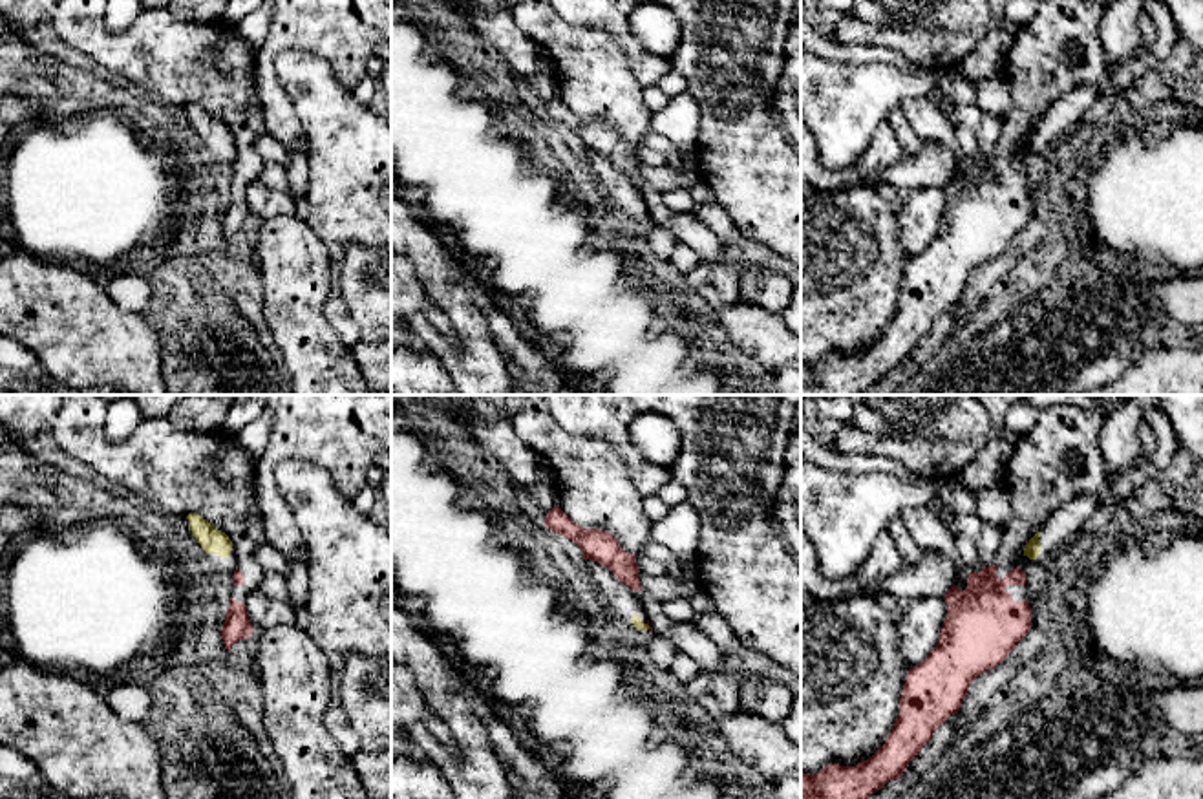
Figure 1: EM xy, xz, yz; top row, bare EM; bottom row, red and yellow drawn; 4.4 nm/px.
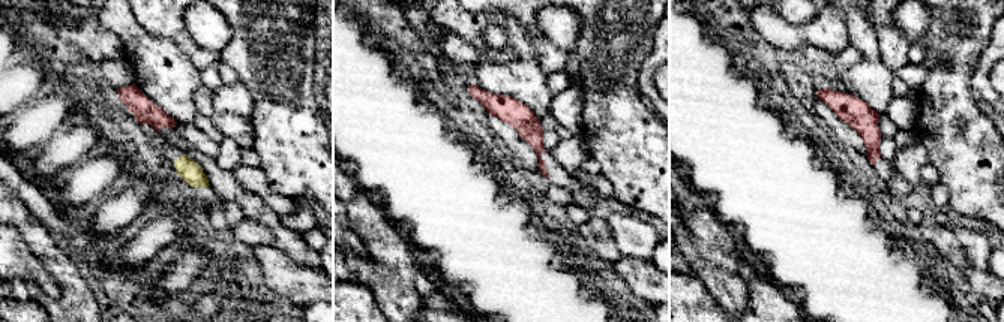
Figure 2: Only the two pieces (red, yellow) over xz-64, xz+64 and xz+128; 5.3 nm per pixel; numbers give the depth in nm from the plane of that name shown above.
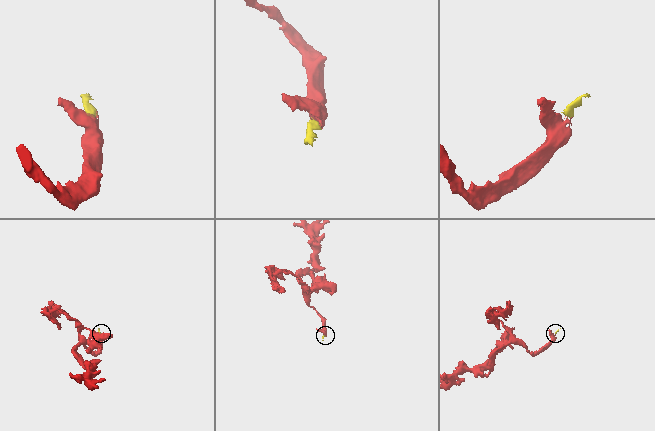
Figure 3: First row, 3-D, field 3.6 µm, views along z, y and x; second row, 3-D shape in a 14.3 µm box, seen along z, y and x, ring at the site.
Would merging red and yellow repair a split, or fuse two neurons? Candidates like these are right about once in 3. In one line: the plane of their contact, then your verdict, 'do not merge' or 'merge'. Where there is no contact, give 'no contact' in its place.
contact in xz; do not merge

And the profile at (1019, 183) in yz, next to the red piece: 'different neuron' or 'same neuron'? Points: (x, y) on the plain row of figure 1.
same neuron

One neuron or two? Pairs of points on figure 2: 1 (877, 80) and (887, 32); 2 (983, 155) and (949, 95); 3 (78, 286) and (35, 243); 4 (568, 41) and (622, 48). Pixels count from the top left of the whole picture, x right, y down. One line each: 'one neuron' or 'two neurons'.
1: two neurons
2: one neuron
3: one neuron
4: two neurons

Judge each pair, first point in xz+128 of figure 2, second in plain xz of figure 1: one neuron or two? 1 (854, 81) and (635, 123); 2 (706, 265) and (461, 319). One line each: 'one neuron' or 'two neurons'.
1: one neuron
2: one neuron

